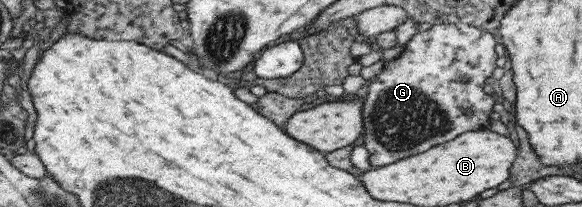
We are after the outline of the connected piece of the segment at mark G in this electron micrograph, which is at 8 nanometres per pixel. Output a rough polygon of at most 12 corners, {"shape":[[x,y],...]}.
{"shape":[[440,22],[367,82],[374,170],[488,128],[494,32]]}

